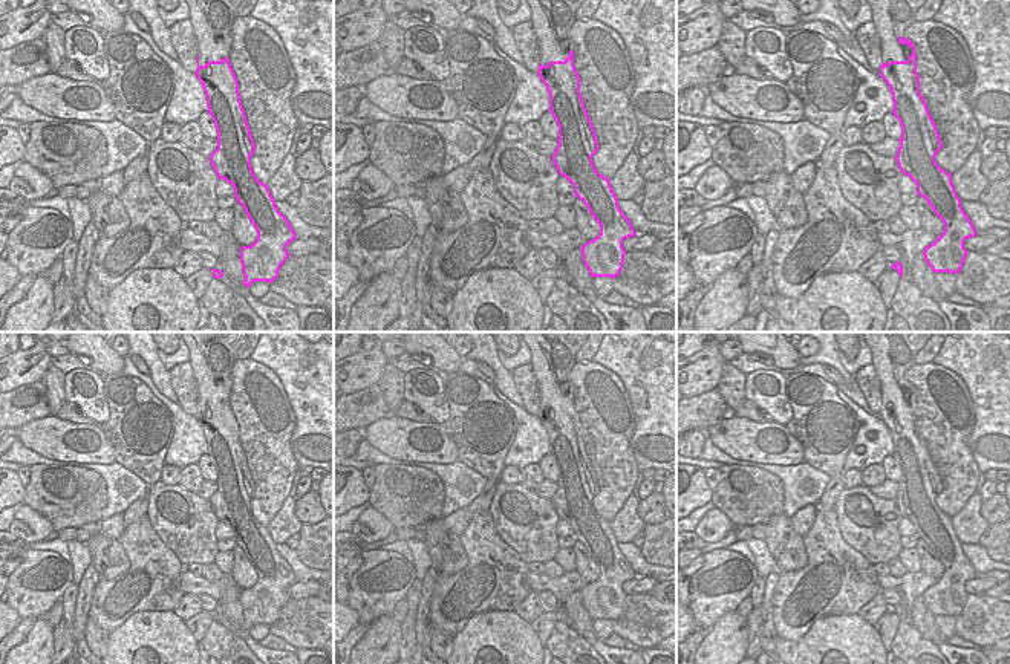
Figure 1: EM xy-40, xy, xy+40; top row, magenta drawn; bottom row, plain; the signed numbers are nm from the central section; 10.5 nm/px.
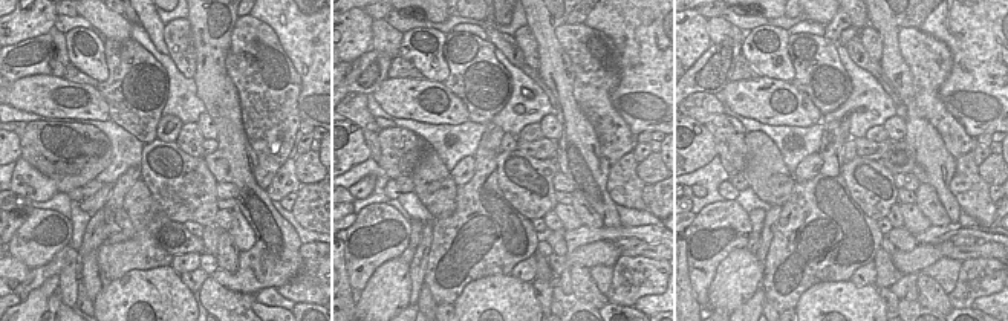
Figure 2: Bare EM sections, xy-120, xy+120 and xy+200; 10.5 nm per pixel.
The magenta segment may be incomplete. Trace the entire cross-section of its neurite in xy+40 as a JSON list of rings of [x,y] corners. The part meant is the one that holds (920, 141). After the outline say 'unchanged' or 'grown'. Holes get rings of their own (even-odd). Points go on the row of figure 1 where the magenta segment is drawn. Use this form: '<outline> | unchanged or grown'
[[[926,0],[866,2],[881,43],[880,76],[889,86],[892,113],[901,125],[895,161],[900,171],[915,182],[917,194],[927,200],[944,223],[943,234],[924,248],[924,260],[935,274],[958,274],[969,252],[964,242],[975,237],[976,229],[961,207],[952,174],[935,161],[943,142],[920,93],[915,46],[903,35]]] | grown

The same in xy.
[[[526,0],[540,47],[537,75],[546,86],[549,112],[559,125],[559,145],[551,158],[559,174],[574,185],[574,196],[600,225],[600,234],[580,248],[583,263],[592,278],[615,278],[624,263],[623,240],[637,233],[618,207],[611,179],[600,174],[592,162],[598,141],[580,93],[574,43],[568,38],[583,2]]] | grown

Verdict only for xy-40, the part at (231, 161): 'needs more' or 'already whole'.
needs more

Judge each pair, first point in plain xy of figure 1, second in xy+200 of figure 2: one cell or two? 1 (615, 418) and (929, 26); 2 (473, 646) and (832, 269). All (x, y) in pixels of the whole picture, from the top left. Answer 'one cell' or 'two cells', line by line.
1: two cells
2: two cells

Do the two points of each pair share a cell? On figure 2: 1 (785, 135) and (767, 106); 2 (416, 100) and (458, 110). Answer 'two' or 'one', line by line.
1: two
2: one

